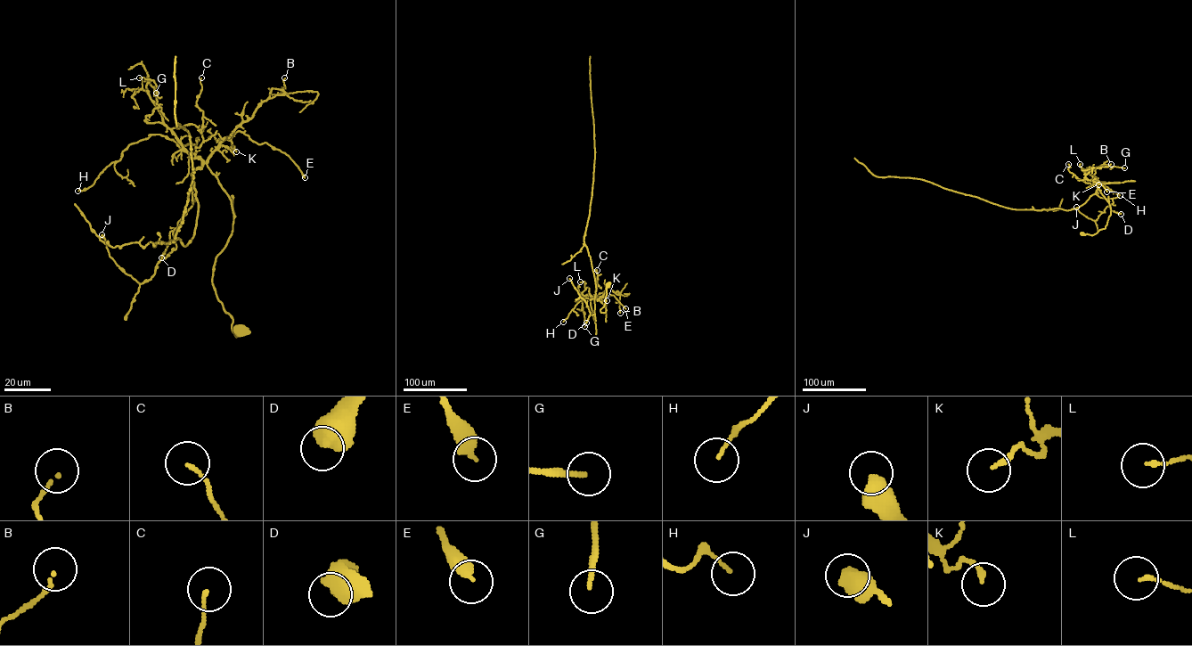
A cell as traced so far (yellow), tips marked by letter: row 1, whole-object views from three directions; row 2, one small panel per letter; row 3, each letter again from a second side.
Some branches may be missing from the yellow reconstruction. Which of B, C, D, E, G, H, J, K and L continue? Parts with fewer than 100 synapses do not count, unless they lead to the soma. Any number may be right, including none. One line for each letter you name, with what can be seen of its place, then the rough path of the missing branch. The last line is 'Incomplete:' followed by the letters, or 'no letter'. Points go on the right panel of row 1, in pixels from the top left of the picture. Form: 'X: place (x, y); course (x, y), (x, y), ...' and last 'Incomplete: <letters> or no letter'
Incomplete: no letter

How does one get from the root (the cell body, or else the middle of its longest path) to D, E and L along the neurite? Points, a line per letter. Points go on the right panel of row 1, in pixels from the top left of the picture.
D: (1082, 233), (1105, 228), (1110, 215), (1098, 187), (1096, 193), (1112, 199), (1110, 208), (1121, 214)
E: (1082, 233), (1093, 235), (1105, 228), (1111, 214), (1109, 202), (1095, 184), (1096, 178), (1093, 180), (1106, 192)
L: (1082, 233), (1093, 235), (1105, 228), (1111, 208), (1096, 185), (1093, 175), (1080, 164)

